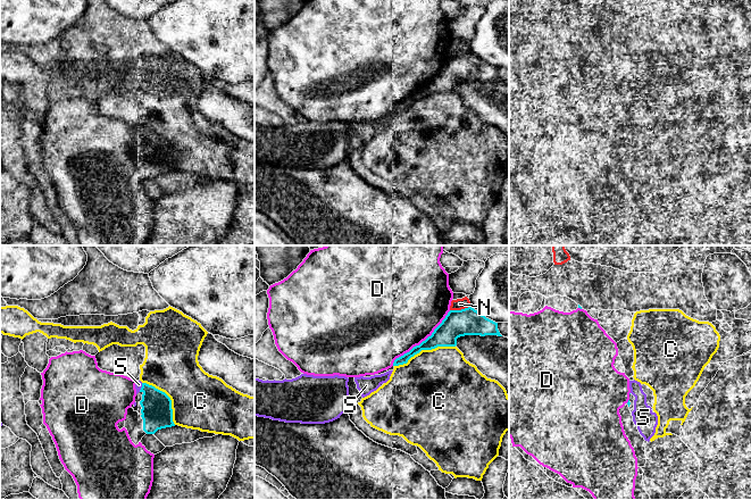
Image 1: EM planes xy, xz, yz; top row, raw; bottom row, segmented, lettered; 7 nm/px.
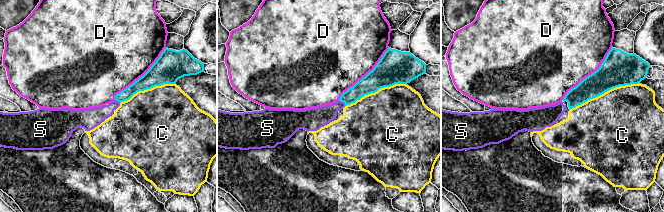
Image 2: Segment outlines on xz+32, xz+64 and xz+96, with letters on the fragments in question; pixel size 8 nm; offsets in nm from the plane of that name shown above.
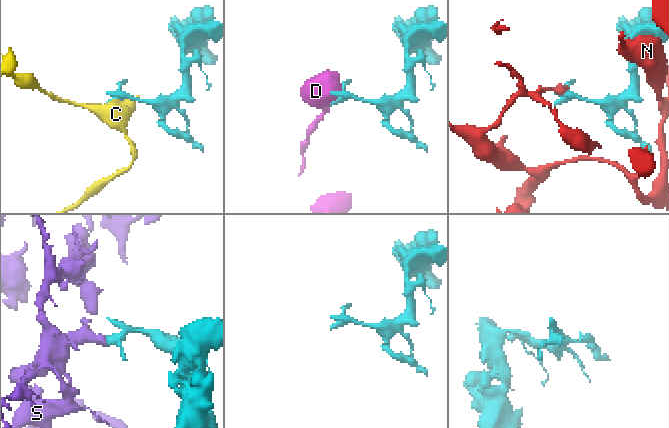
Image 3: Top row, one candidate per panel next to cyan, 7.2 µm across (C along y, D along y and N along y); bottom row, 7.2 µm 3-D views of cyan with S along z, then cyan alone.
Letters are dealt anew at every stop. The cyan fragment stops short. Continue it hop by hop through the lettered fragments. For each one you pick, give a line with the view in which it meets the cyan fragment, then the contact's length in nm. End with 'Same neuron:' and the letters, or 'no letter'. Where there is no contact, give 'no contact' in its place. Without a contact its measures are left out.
S: contact in xy; length 70 nm
Same neuron: S

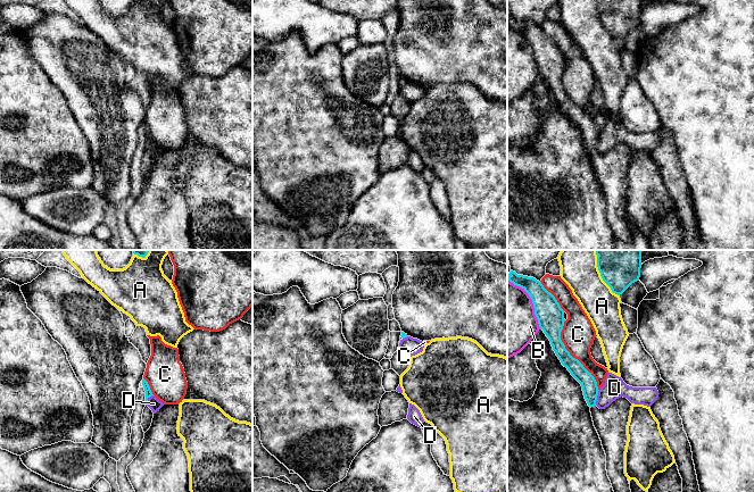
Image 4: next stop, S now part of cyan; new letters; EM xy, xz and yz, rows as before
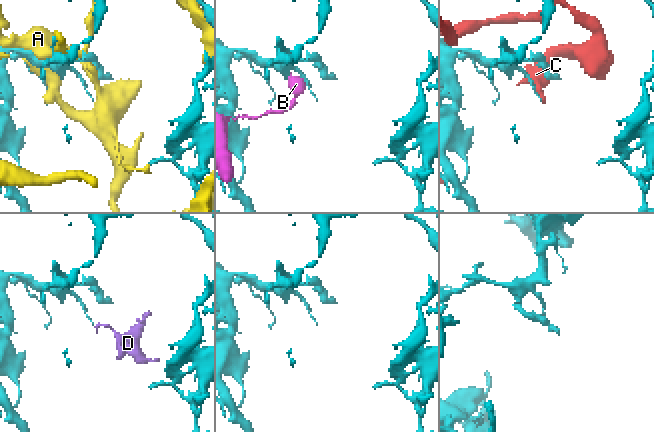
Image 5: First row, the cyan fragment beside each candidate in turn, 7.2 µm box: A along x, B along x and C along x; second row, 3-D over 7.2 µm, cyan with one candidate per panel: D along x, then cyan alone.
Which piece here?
Same neuron: no letter

